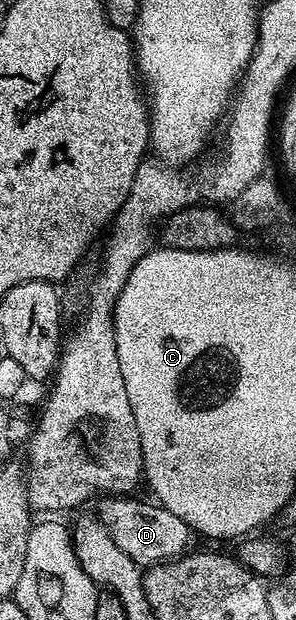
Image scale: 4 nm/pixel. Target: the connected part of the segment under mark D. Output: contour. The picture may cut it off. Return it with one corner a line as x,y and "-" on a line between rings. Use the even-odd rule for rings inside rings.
115,493
108,495
111,496
96,505
94,514
105,525
113,541
117,541
117,549
121,549
121,553
129,556
141,569
166,563
169,559
178,559
192,550
191,527
181,521
181,517
169,513
169,509
154,502
142,503
139,499
127,499
131,497
120,497

